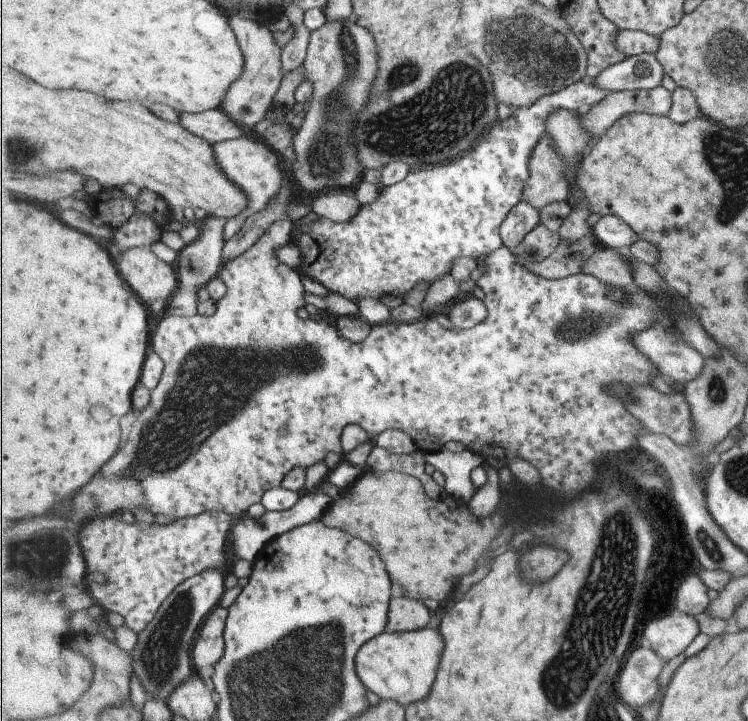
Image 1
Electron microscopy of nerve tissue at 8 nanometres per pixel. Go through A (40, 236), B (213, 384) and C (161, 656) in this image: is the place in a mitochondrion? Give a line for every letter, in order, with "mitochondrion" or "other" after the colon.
A: other
B: mitochondrion
C: mitochondrion

